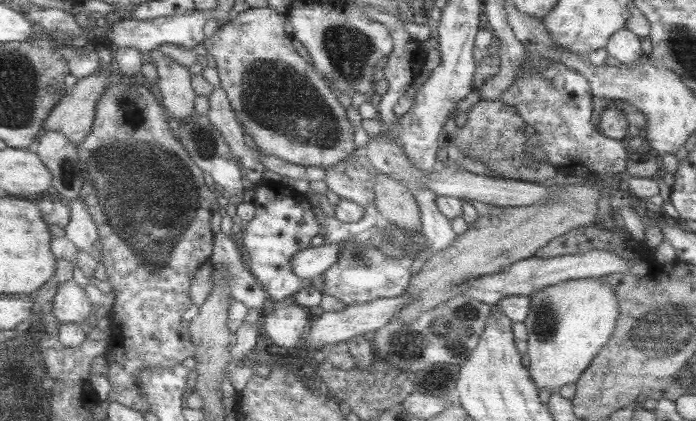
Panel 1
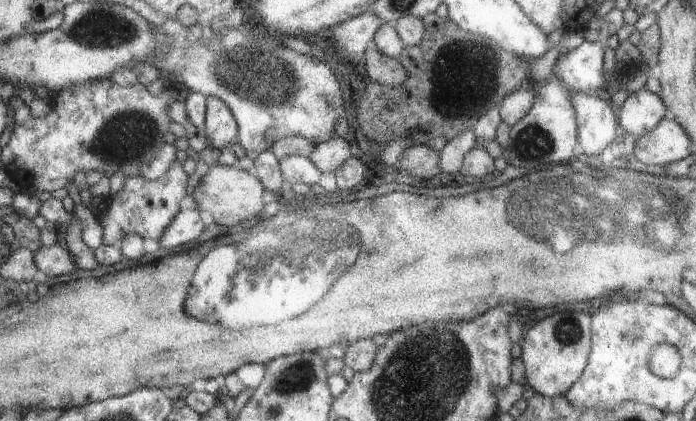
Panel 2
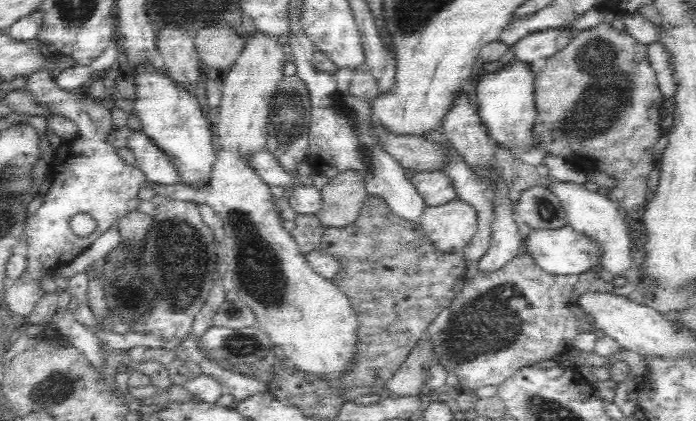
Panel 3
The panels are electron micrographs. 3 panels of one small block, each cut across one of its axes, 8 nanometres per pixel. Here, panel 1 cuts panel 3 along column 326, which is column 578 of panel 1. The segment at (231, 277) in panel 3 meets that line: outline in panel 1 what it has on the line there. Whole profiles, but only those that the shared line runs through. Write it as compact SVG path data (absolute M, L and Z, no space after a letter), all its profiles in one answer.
M569 280L553 284L529 296L529 312L527 318L523 320L523 326L527 330L527 362L529 362L527 368L537 390L545 388L551 390L551 394L555 394L561 386L575 384L581 378L593 356L599 354L599 350L609 342L619 316L617 306L619 300L609 288L609 282L603 280Z

